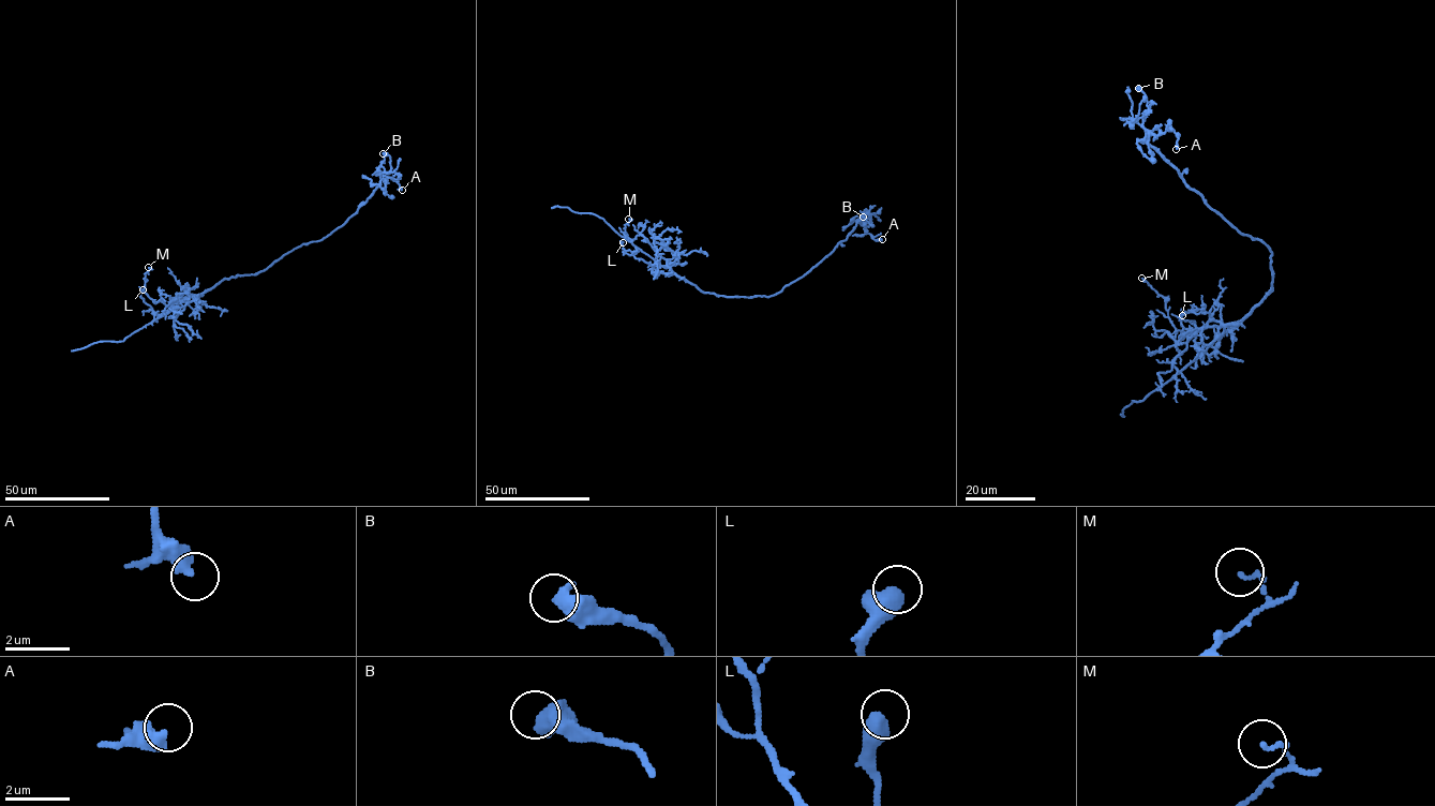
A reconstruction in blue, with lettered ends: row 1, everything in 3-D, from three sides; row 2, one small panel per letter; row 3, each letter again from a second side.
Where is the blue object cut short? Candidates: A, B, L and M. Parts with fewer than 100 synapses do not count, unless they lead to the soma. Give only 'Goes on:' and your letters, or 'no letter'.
Goes on: no letter

